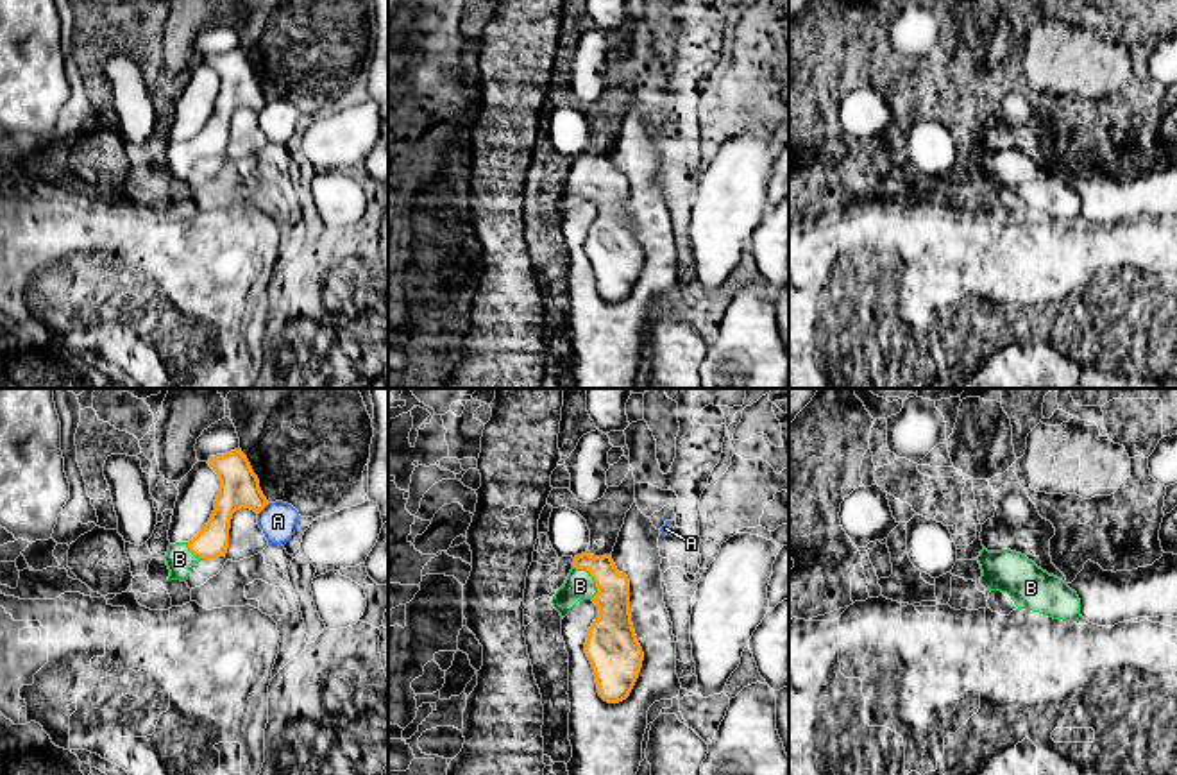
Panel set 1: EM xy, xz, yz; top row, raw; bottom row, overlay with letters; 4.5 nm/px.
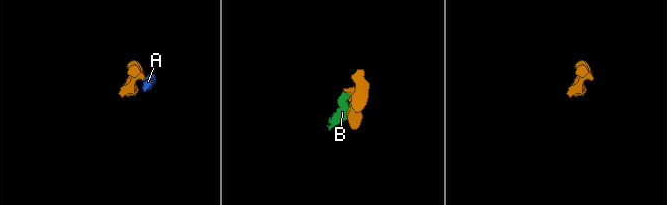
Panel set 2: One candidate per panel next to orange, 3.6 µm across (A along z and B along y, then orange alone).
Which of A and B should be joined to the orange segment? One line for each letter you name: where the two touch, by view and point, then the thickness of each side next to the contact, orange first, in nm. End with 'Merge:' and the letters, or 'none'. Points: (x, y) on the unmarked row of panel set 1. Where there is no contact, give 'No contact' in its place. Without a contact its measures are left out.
B: Touches orange at xz (592, 176). Thickness 180 nm (orange) against 130 nm
Merge: B

